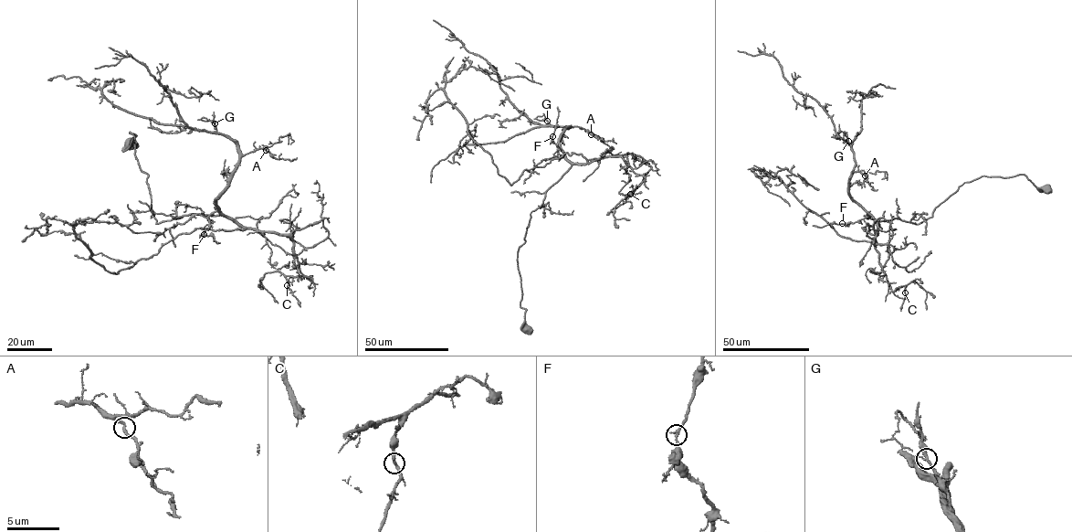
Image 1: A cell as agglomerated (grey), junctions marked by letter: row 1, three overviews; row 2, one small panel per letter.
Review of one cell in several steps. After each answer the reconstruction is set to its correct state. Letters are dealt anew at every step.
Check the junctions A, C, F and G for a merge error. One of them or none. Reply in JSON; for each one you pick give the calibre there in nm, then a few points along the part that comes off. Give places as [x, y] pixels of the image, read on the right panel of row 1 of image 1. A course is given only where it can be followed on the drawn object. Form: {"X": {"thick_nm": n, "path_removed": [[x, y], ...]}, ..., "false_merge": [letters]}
{"false_merge": []}

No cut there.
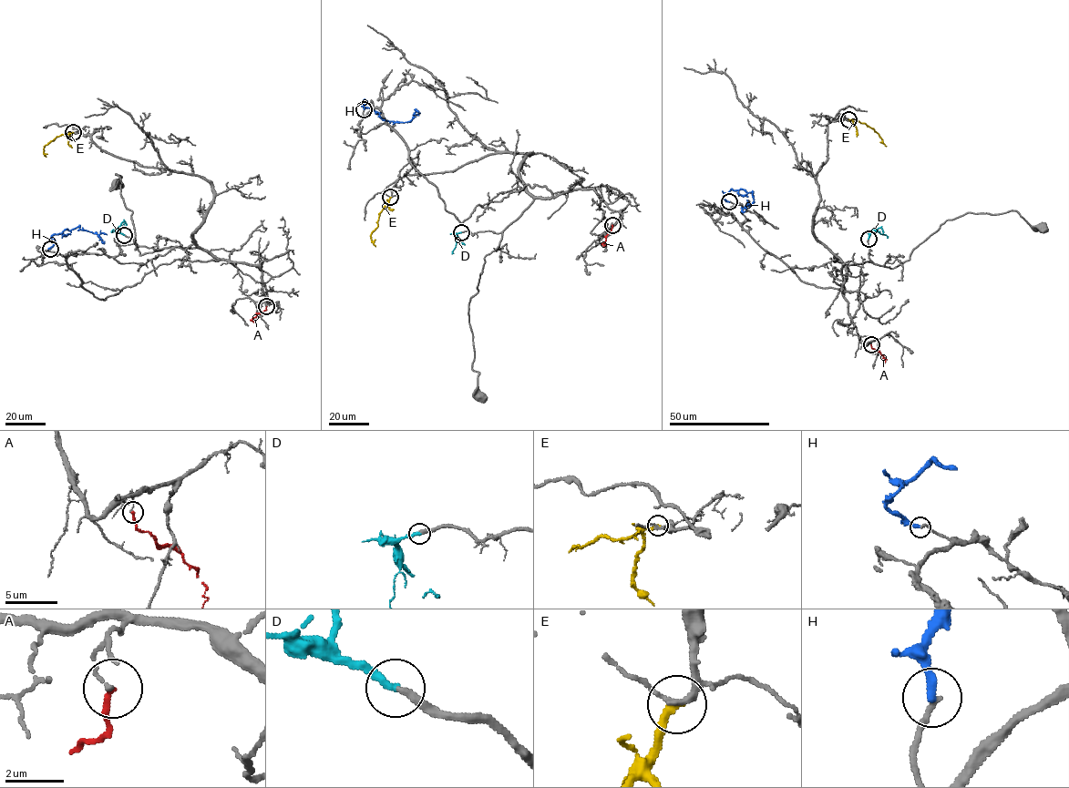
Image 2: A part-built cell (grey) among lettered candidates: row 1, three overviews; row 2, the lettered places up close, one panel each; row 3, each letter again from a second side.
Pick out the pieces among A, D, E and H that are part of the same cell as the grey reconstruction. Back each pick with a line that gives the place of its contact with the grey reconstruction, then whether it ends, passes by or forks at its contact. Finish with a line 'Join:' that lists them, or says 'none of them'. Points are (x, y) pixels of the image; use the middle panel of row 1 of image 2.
D: (461, 232) | it ends
Join: D

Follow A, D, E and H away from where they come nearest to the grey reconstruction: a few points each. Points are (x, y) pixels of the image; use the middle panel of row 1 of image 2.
A: (612, 225), (602, 243), (608, 244)
D: (461, 232), (457, 233), (453, 253)
E: (390, 198), (371, 234), (375, 246)
H: (364, 109), (365, 101), (364, 107), (395, 122), (410, 121), (414, 113), (418, 113)

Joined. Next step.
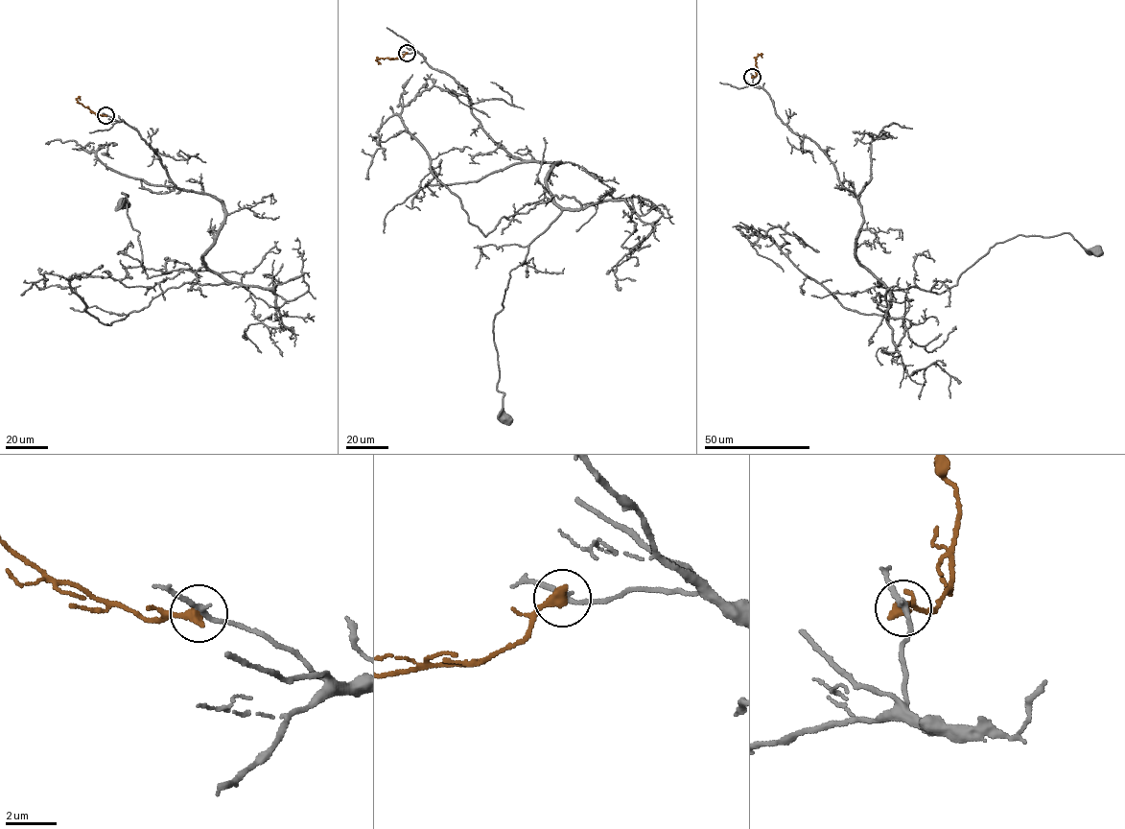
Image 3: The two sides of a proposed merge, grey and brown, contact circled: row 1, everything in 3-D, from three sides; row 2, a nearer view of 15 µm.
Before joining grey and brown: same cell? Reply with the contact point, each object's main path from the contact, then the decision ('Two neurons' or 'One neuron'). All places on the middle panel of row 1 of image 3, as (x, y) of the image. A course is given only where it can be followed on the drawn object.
Place: (407, 53). Course of grey: (407, 53), (450, 75), (512, 155), (560, 163), (546, 177), (561, 213), (510, 272), (493, 320), (504, 418). Course of brown: (407, 53), (398, 59), (379, 58), (377, 59), (381, 64). Two neurons

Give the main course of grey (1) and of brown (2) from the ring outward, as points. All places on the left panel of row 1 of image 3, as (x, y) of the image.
1: (105, 115), (174, 184), (221, 202), (211, 271), (147, 278), (123, 203)
2: (105, 115), (97, 114), (80, 103), (78, 98), (80, 100)

